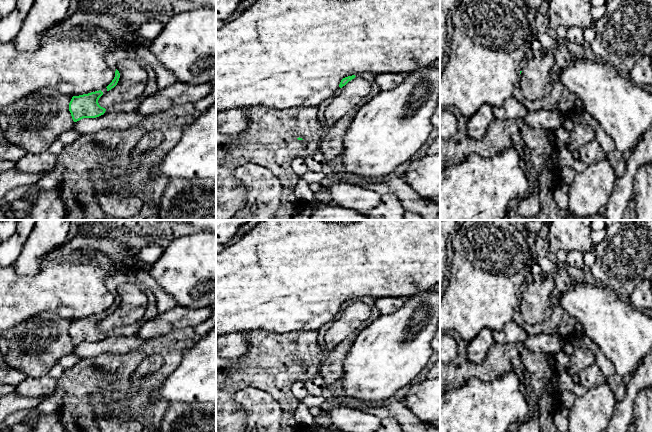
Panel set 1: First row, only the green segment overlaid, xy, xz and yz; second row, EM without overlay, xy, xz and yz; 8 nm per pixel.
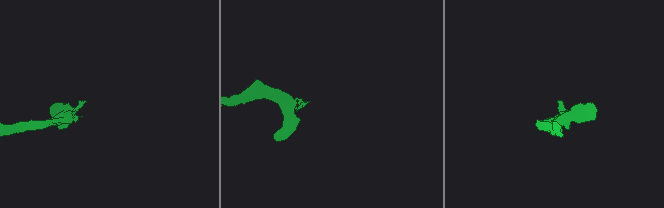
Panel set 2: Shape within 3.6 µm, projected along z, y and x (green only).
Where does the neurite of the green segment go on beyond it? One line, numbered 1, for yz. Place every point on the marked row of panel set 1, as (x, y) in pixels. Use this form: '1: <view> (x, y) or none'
1: none

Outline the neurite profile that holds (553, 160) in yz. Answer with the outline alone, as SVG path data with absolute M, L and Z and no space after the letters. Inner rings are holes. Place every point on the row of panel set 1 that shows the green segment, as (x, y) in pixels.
M555 145L551 146L550 151L545 152L545 156L547 158L547 165L549 170L551 171L553 177L556 175L556 172L559 168L559 154Z

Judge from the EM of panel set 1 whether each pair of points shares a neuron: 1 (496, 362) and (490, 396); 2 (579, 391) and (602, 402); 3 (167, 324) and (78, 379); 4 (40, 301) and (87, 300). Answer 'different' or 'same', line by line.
1: different
2: different
3: different
4: same

